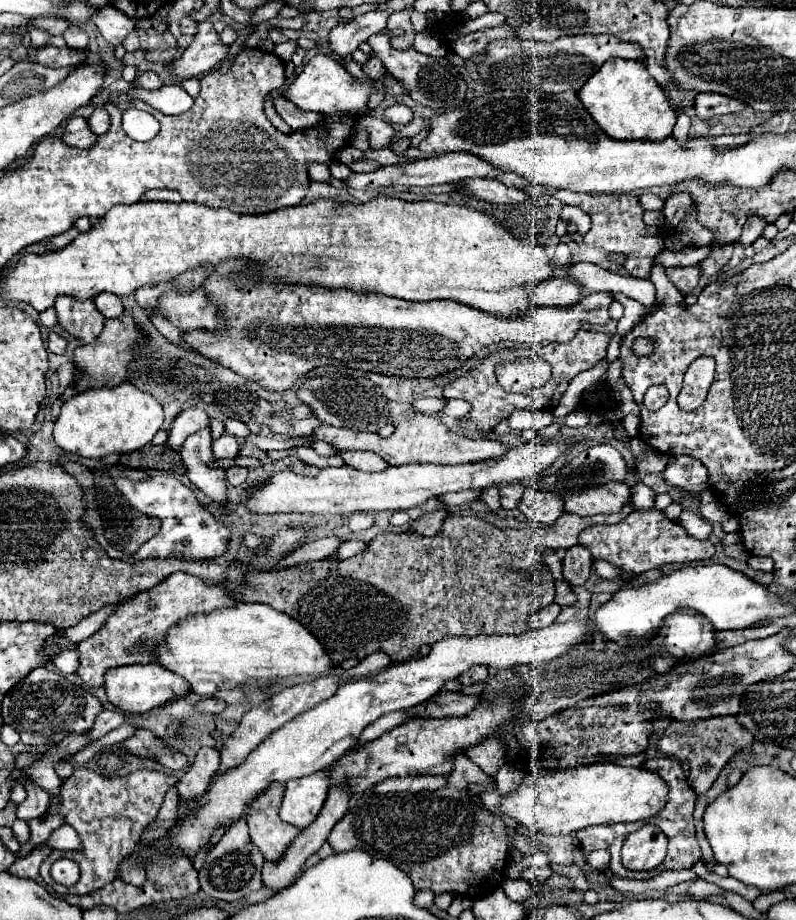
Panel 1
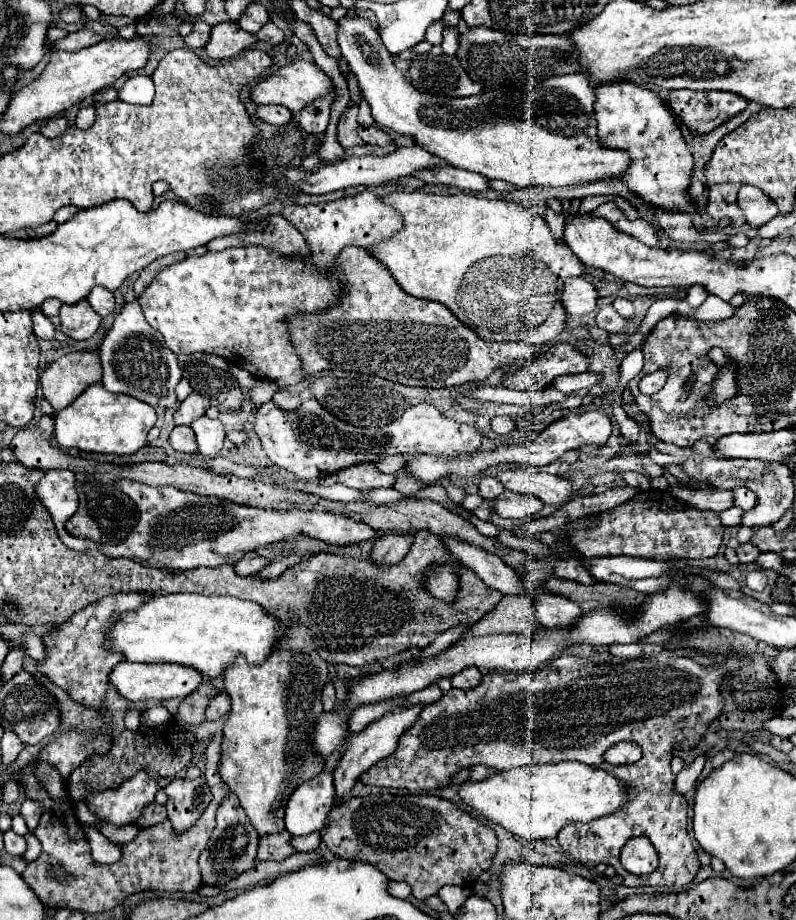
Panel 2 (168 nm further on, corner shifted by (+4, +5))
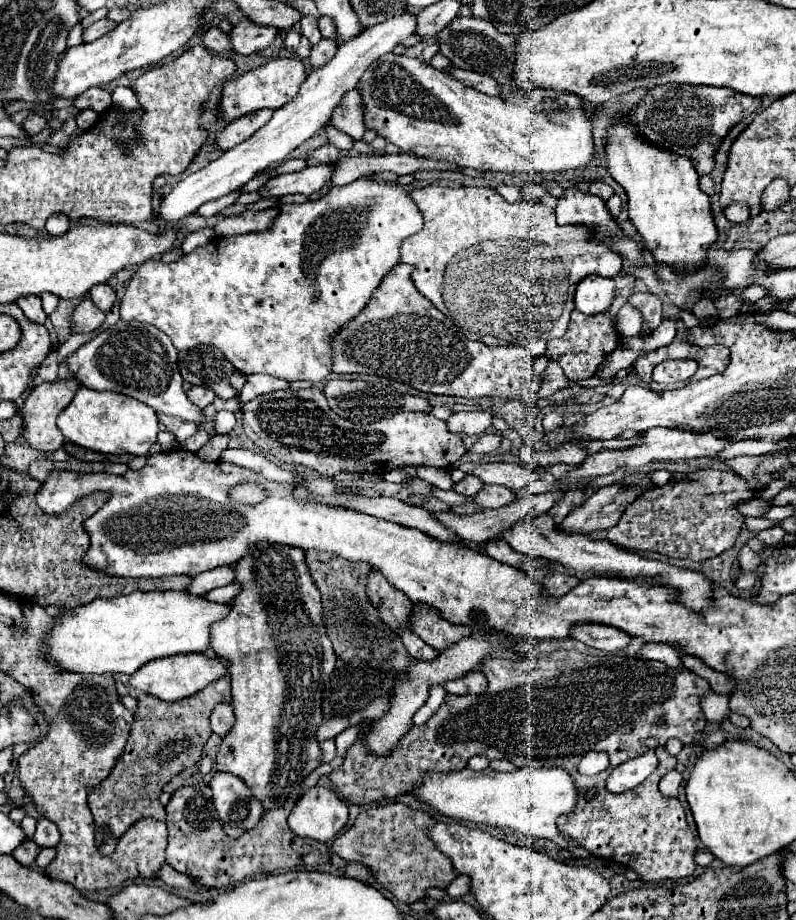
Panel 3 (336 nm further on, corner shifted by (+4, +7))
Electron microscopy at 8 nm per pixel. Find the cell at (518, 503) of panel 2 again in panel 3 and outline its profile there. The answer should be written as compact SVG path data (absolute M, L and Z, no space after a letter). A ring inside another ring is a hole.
M485 484L475 496L473 496L473 502L477 506L483 506L483 508L499 508L499 506L507 506L509 502L513 502L515 496L509 488L505 486L491 486L491 484Z

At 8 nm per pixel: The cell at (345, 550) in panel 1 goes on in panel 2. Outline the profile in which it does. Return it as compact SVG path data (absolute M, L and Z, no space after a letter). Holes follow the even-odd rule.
M292 554L287 557L283 557L276 561L273 561L268 566L259 571L256 576L261 580L274 580L278 578L287 568L293 567L297 563L306 560L310 557L309 554L300 556L298 554Z

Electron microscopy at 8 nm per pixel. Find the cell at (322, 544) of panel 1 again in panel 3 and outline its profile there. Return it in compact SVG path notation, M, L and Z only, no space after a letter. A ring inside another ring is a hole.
M231 566L209 570L209 572L199 574L197 578L193 578L191 580L191 586L185 592L191 594L191 596L203 596L203 594L207 594L213 588L219 588L219 586L229 584L233 576L235 576L235 570Z

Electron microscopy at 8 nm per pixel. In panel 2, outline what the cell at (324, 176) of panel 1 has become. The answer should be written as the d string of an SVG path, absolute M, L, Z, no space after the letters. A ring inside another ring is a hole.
M297 58L291 64L283 66L277 74L259 82L253 88L251 98L257 104L283 104L292 113L297 113L301 112L301 108L305 108L305 104L311 104L311 100L317 100L317 96L325 96L325 92L329 92L329 88L333 88L331 78L315 62L307 62L303 58Z

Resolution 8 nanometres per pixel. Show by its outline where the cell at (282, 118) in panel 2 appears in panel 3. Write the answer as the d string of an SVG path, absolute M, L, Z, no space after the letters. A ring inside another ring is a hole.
M257 110L243 118L233 120L231 124L225 126L225 130L219 132L219 136L215 138L215 146L225 152L225 150L245 142L251 134L255 134L261 126L265 126L271 116L273 116L273 110Z

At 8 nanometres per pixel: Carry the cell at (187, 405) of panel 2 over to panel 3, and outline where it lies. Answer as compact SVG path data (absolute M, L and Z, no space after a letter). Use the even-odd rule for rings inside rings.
M193 386L193 388L187 392L187 396L189 396L189 400L191 400L195 406L199 406L199 408L205 408L205 406L209 406L209 404L215 400L213 390L209 390L209 388L205 388L205 386Z

